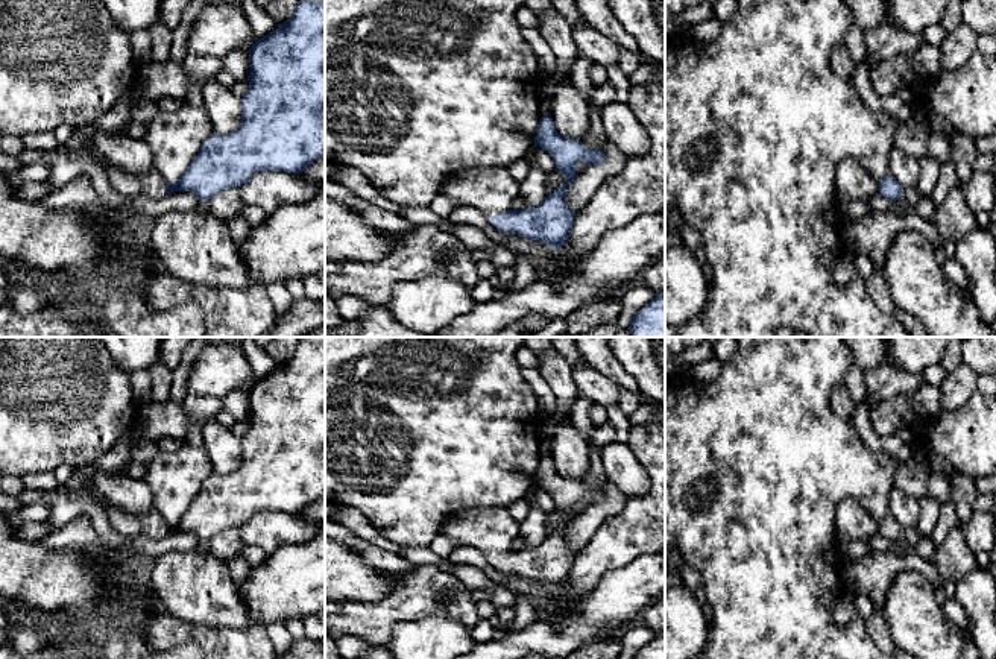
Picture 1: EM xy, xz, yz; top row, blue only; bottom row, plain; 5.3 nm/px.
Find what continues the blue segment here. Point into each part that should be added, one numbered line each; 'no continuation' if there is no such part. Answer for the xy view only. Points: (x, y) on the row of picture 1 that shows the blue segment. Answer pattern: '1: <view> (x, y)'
1: xy (152, 182)

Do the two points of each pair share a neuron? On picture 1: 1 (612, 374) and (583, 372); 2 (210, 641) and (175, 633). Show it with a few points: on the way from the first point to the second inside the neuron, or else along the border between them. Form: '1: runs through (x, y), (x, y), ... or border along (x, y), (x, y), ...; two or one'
1: border along (583, 360), (620, 387); two
2: runs through (201, 633), (184, 633); one

